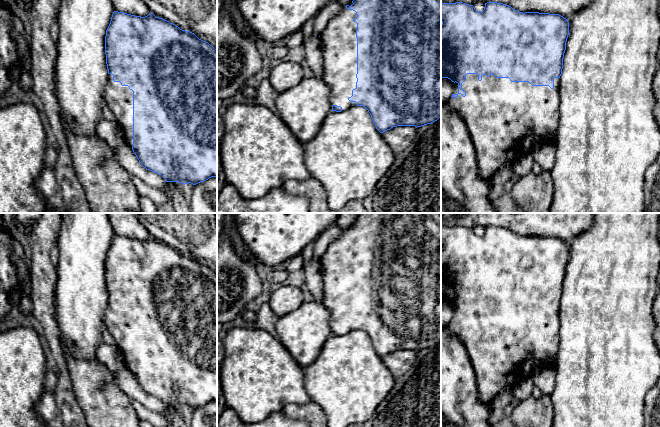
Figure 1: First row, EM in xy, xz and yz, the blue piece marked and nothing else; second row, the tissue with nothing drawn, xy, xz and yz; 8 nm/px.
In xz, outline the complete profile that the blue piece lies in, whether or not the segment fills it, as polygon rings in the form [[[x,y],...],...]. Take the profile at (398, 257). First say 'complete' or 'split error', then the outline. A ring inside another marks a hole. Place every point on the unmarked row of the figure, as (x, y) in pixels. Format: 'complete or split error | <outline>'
split error | [[[358,213],[353,225],[329,244],[319,261],[323,271],[321,302],[330,311],[332,335],[341,336],[354,330],[363,330],[380,357],[397,350],[421,351],[441,341],[441,213]]]

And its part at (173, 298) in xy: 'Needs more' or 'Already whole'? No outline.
Needs more

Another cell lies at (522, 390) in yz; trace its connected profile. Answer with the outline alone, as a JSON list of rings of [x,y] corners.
[[[531,378],[518,382],[513,387],[514,397],[518,400],[518,402],[529,398],[530,396],[532,396],[533,387],[534,384]]]

